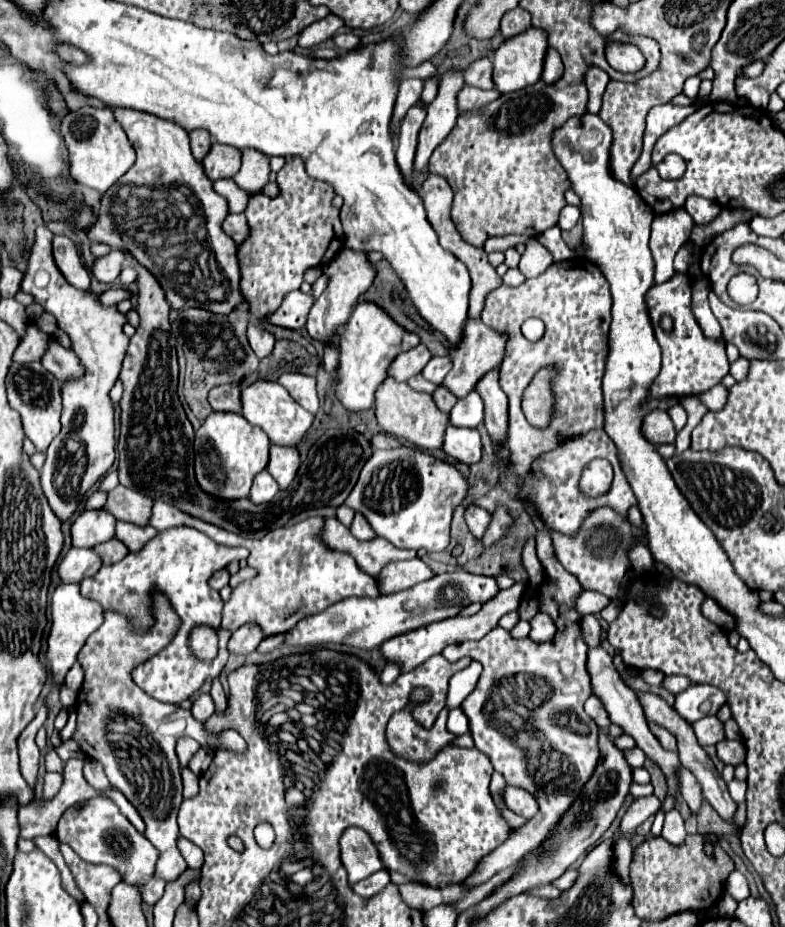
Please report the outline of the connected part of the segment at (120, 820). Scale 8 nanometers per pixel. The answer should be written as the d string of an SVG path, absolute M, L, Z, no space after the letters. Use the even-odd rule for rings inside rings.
M96 797L84 803L80 809L78 805L66 809L58 821L56 839L70 845L74 853L88 863L102 863L114 867L120 873L122 881L138 885L142 901L154 905L162 897L166 883L156 875L158 849L142 833L138 833L134 825L130 825L130 821L118 811L118 807L110 799Z

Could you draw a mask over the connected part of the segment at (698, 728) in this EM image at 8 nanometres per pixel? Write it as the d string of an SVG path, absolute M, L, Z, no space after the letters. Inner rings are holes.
M704 717L702 721L692 723L692 727L694 727L694 733L696 733L698 743L700 743L702 747L706 747L706 745L716 745L718 741L726 739L726 735L724 735L724 725L722 725L722 721L720 721L718 717Z

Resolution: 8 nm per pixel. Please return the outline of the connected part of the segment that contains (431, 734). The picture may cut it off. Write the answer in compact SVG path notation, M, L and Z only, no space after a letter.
M414 689L410 697L410 705L398 713L394 713L388 721L388 743L392 751L410 761L430 761L444 745L452 743L456 735L446 729L448 709L442 709L434 727L426 731L414 717L412 707L430 699L428 689Z

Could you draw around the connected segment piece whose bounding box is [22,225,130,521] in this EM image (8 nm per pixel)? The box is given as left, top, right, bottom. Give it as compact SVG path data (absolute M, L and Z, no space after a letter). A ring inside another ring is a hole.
M40 225L36 229L36 241L28 259L22 291L34 295L36 303L58 319L58 327L70 335L72 351L86 367L86 375L82 379L62 385L62 429L46 451L46 463L40 477L52 511L60 521L68 521L84 505L86 493L108 473L114 463L114 403L110 399L110 389L118 379L130 339L122 331L126 315L120 313L116 305L102 305L96 293L80 291L66 283L60 269L54 265L50 241L50 229Z

